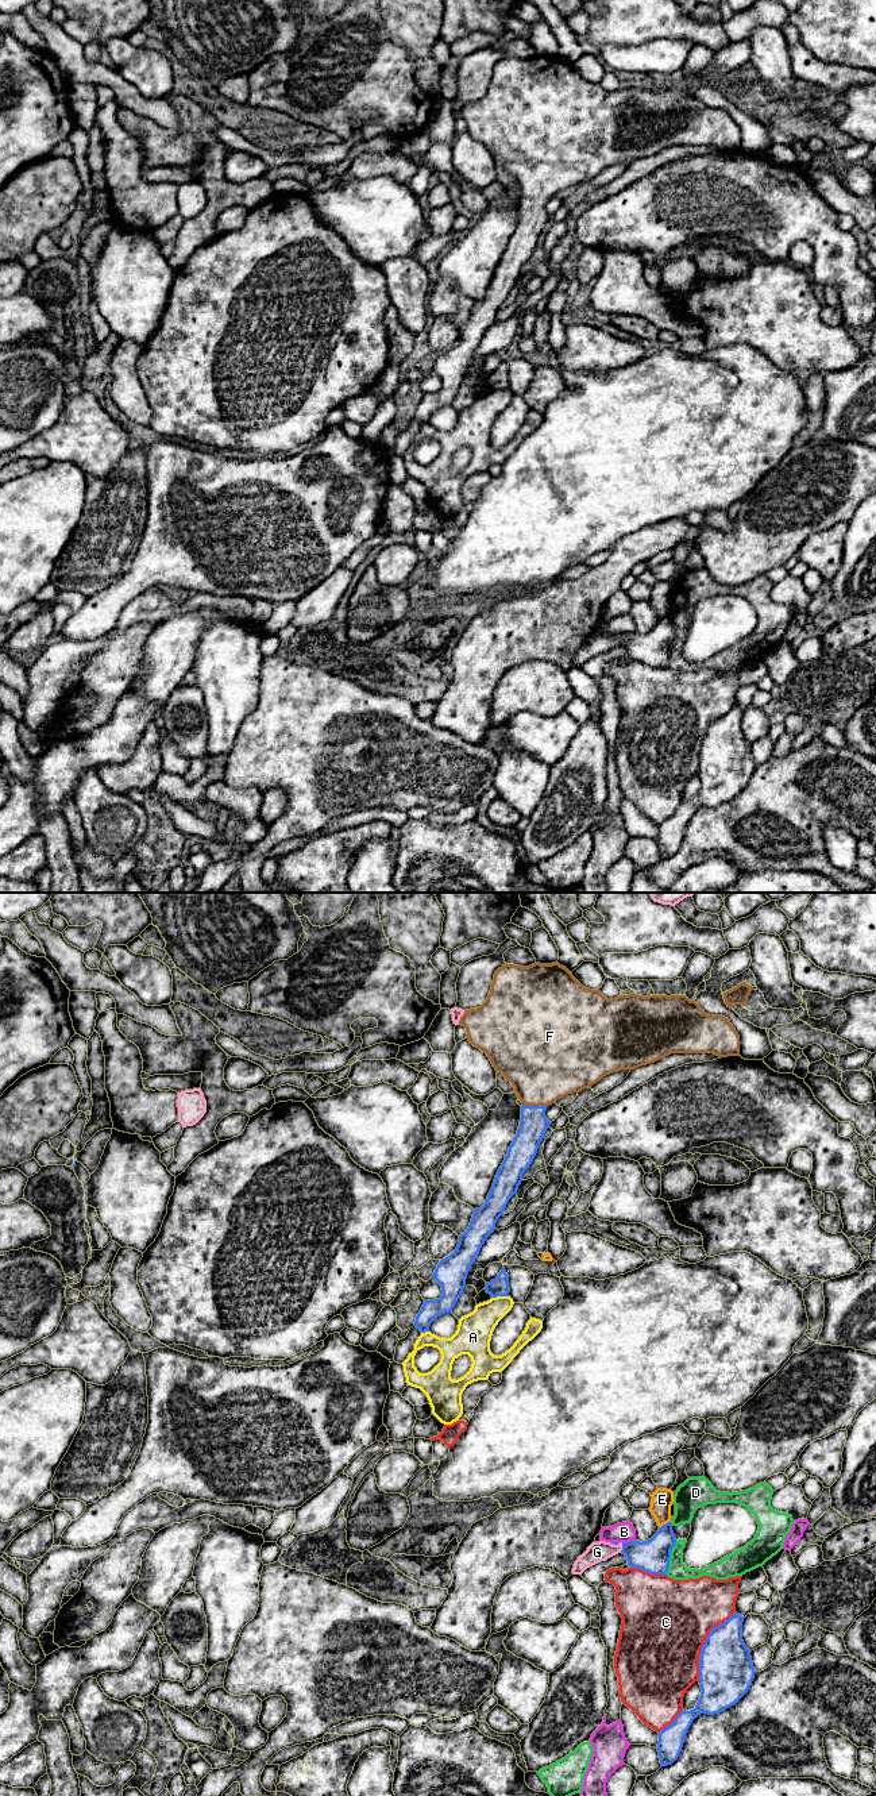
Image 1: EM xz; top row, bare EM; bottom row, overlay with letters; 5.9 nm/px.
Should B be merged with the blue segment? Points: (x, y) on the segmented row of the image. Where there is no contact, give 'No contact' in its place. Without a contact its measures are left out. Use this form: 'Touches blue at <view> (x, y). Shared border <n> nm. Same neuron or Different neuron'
Touches blue at xz (629, 1541). Shared border 80 nm. Different neuron

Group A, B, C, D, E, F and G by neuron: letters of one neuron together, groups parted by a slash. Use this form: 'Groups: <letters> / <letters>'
Groups: A / B / C / D / E / F / G

